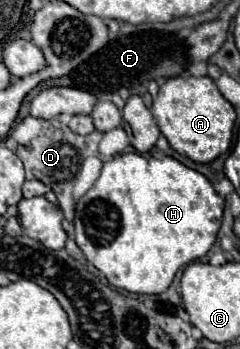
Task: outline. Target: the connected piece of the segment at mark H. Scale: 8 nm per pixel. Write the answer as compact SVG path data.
M123 153L103 165L95 185L77 201L75 241L87 261L93 263L113 287L145 295L163 293L185 263L207 255L221 227L223 205L223 197L213 189L209 179L177 159L169 155Z

